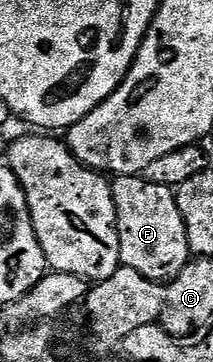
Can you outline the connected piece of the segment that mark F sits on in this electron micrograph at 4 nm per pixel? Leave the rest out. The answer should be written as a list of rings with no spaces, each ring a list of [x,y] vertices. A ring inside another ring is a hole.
[[[122,174],[112,179],[113,199],[117,209],[117,231],[121,245],[121,261],[126,266],[135,268],[145,278],[168,280],[180,273],[191,260],[187,224],[181,215],[174,187],[155,184],[144,176]]]

